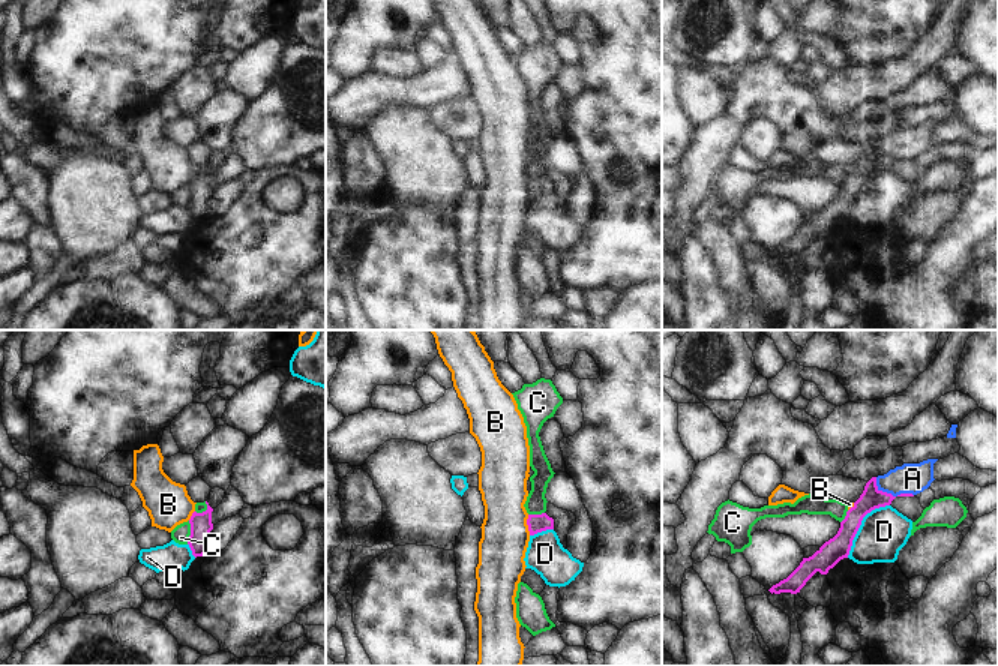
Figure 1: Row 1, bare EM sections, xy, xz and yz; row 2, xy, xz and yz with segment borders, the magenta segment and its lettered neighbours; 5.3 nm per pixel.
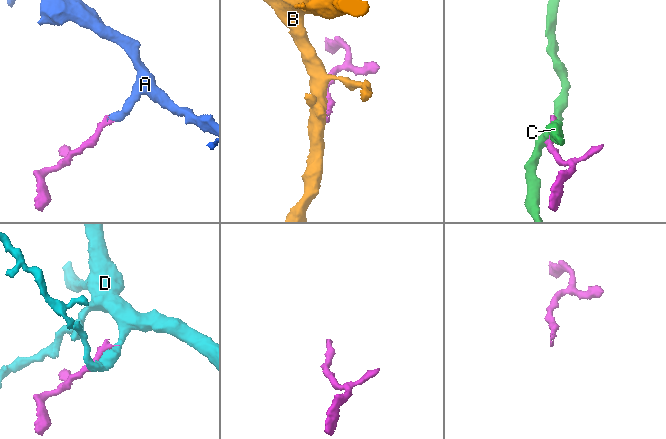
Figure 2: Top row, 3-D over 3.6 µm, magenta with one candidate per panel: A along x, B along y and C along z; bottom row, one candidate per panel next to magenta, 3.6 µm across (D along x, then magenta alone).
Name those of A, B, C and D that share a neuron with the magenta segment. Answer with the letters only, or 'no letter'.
A

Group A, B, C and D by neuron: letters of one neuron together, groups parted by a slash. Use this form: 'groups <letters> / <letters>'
groups A / B / C / D

